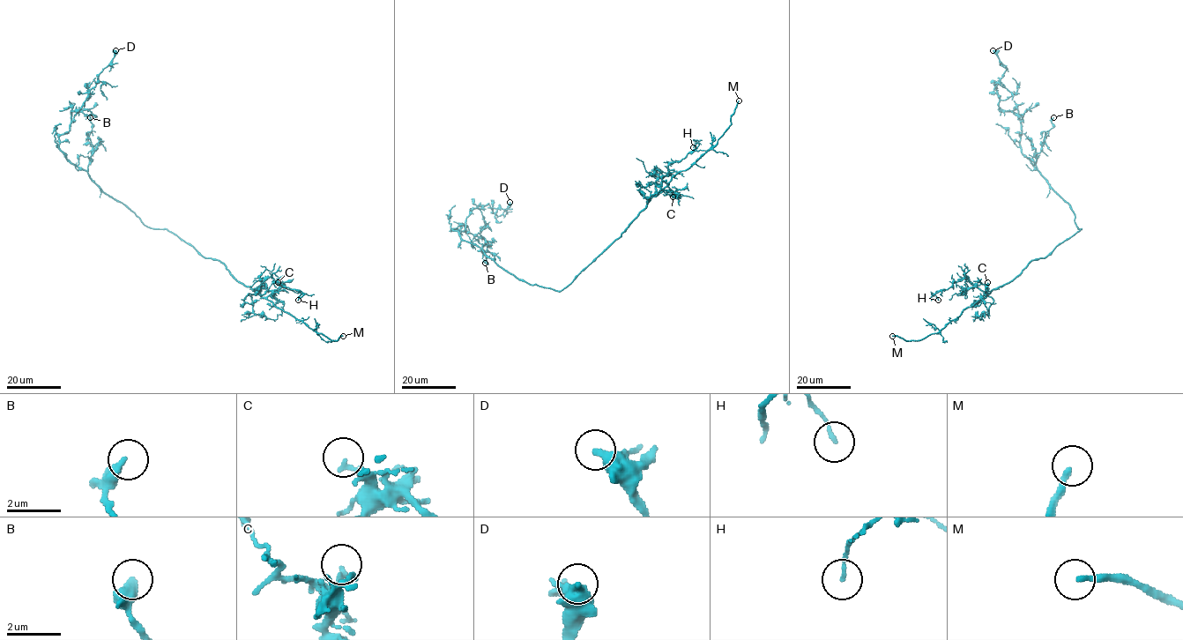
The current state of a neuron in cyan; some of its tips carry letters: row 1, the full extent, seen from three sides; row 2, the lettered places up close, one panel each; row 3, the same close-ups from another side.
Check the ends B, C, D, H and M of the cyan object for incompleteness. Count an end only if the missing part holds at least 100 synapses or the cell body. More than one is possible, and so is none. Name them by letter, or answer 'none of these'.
M

